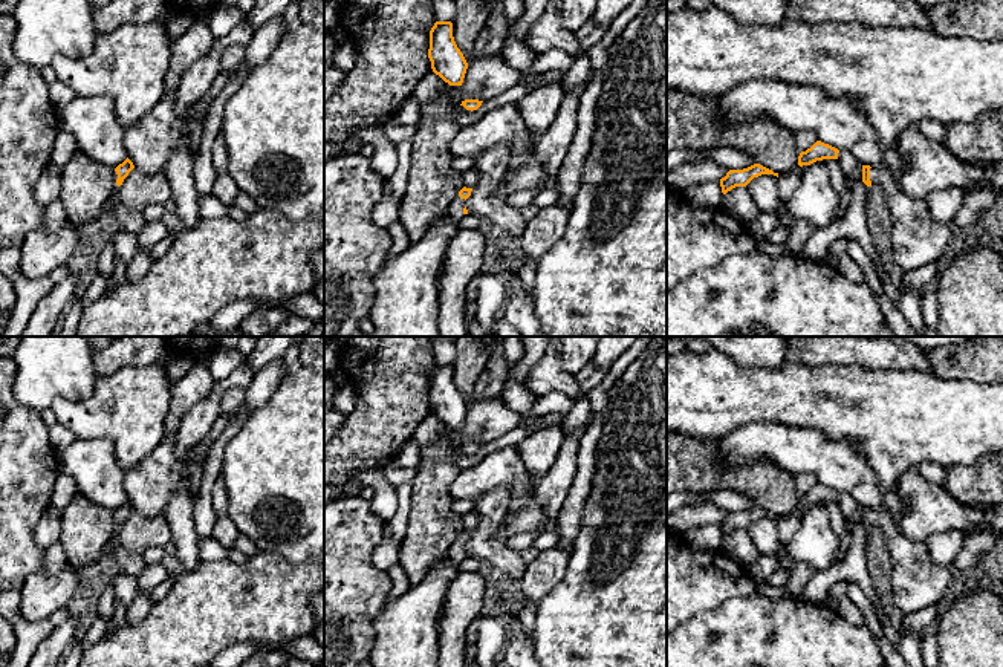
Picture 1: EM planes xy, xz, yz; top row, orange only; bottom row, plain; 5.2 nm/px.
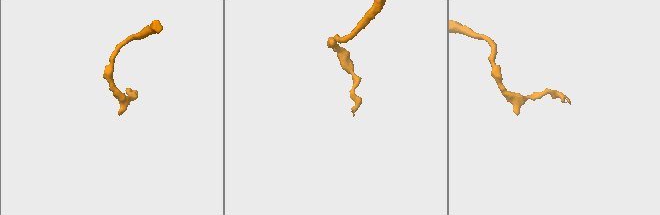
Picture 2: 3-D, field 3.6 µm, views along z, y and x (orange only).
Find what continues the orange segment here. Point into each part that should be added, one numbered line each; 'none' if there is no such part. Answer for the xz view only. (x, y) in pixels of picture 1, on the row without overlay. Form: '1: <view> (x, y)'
1: xz (456, 553)

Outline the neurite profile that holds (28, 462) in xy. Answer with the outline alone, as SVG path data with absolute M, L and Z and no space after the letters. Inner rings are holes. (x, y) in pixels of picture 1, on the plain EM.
M0 358L0 592L20 589L24 580L41 569L44 549L35 543L34 529L50 506L50 496L60 474L58 453L49 438L49 427L40 412L14 398L15 363Z

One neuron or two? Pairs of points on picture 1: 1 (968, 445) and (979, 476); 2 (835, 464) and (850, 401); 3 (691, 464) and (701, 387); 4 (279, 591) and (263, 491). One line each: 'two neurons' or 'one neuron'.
1: two neurons
2: two neurons
3: two neurons
4: two neurons

